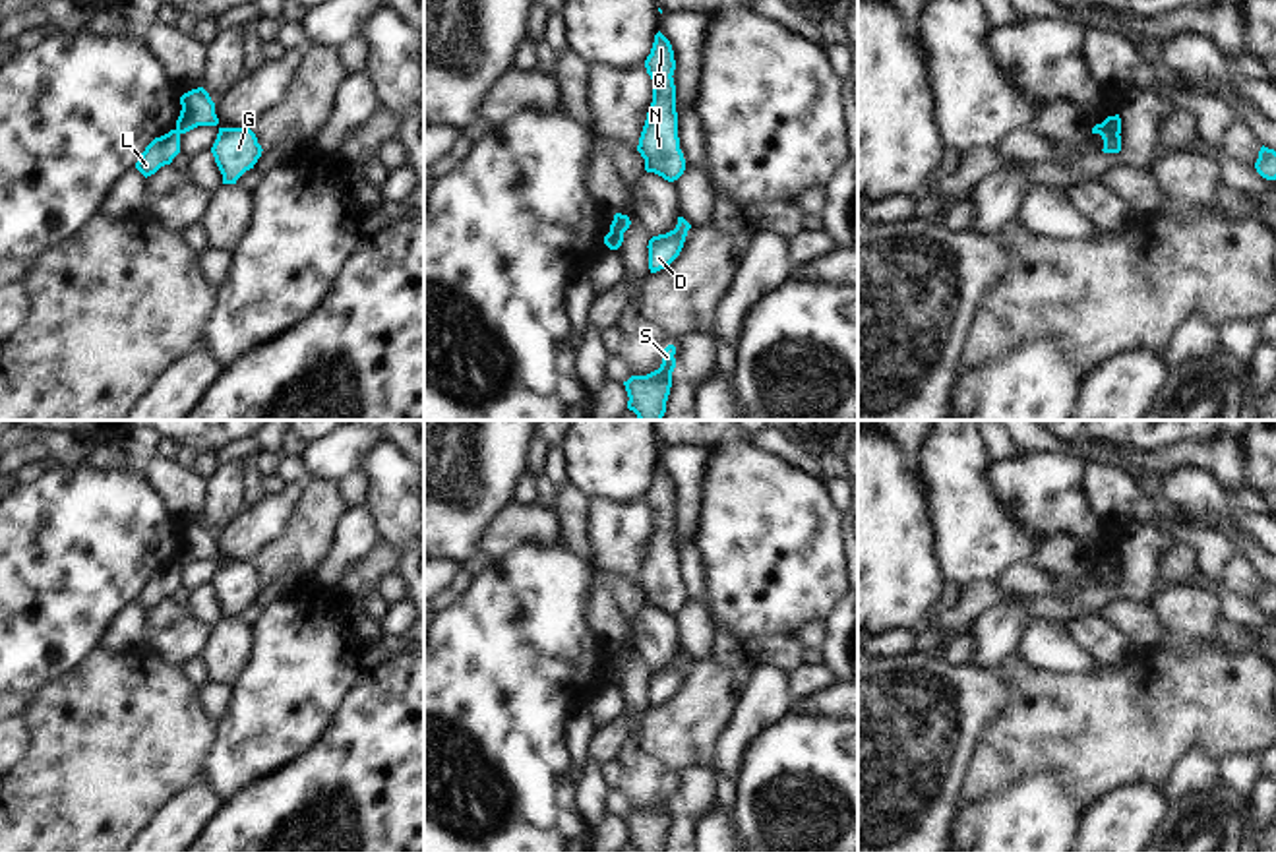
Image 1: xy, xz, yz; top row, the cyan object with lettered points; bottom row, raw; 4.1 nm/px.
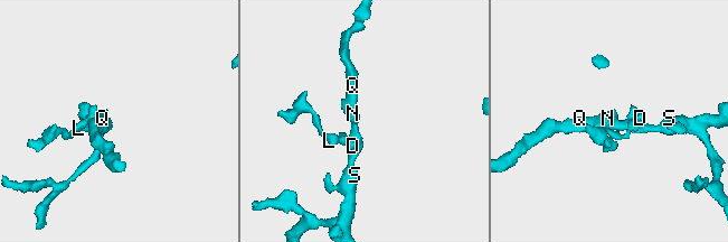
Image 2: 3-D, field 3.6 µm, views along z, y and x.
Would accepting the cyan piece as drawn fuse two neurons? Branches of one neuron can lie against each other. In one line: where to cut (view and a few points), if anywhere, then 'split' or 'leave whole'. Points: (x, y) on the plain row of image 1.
cut yz (1118, 566), (1100, 568); split

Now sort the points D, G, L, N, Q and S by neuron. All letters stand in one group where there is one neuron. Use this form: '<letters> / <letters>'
D G N Q S / L

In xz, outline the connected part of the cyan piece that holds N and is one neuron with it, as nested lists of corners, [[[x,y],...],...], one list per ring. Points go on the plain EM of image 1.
[[[658,465],[651,488],[645,494],[653,513],[653,536],[639,571],[637,585],[645,593],[645,604],[668,616],[678,614],[685,604],[685,593],[678,571],[674,484],[670,474]]]

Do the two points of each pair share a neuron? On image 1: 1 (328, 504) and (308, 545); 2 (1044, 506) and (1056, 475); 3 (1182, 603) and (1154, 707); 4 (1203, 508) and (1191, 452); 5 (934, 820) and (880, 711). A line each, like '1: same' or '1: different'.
1: same
2: same
3: same
4: different
5: same

